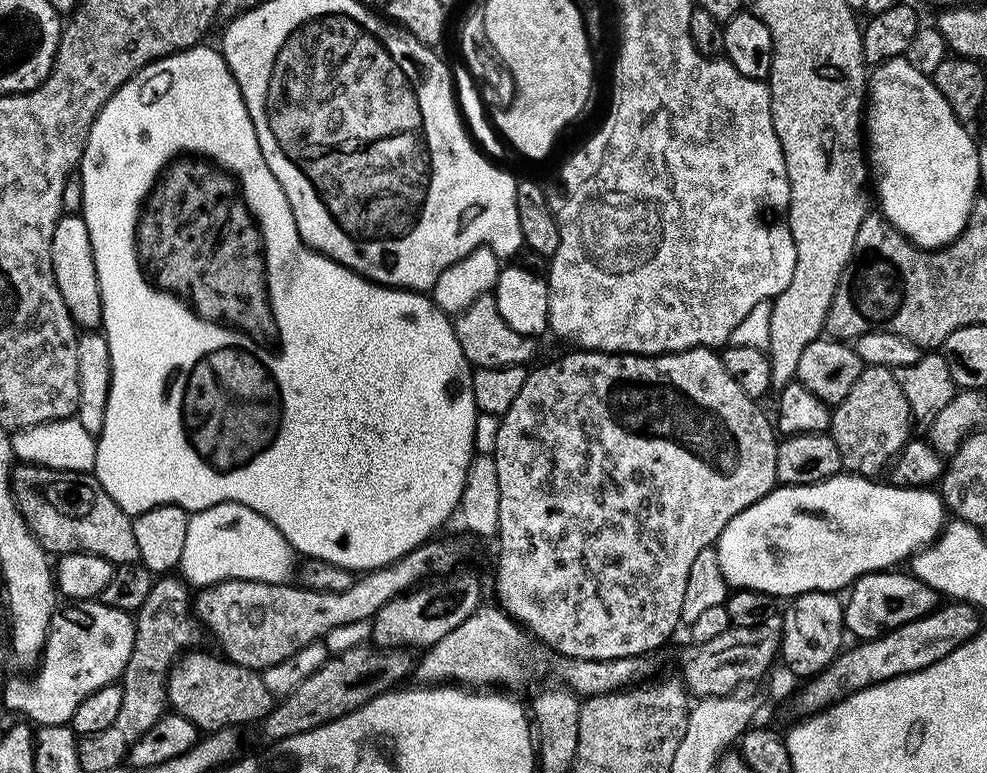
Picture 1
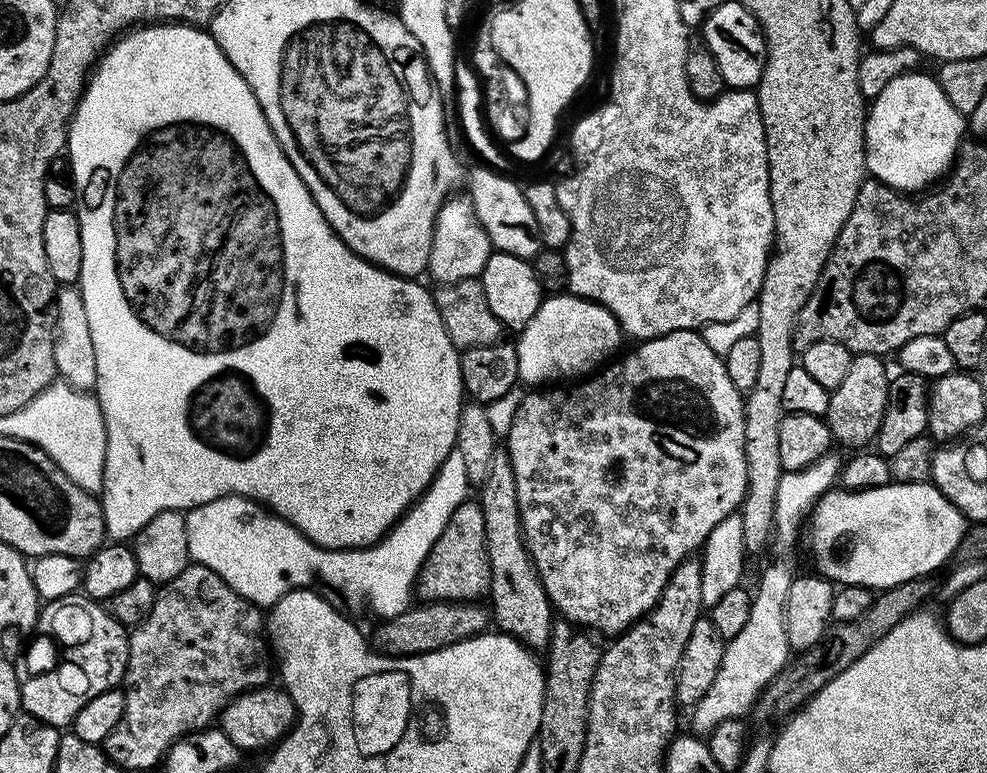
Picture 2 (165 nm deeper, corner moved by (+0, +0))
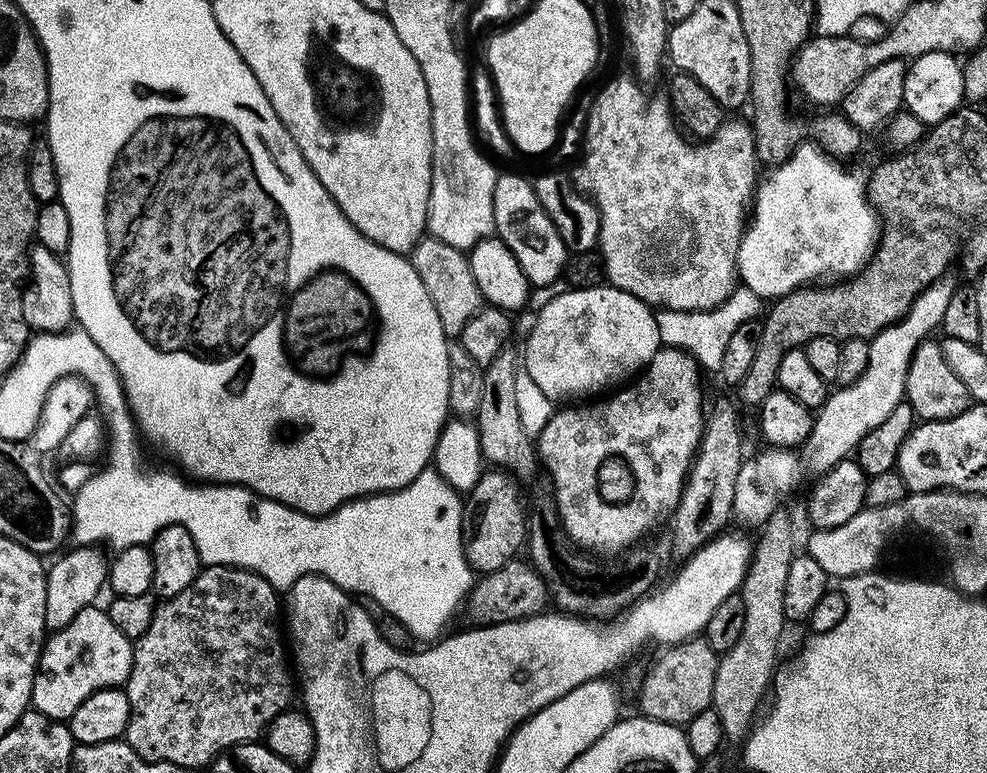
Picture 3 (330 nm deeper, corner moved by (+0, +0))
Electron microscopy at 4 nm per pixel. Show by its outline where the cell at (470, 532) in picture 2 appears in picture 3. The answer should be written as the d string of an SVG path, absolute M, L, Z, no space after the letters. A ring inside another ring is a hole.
M503 470L481 471L478 482L467 493L464 504L464 553L476 574L487 574L506 566L525 547L528 539L526 504L520 501L517 481Z

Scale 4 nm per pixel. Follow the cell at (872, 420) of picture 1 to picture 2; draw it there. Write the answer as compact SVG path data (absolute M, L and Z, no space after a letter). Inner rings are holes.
M853 355L845 381L829 393L830 406L827 407L825 420L831 426L831 434L838 444L862 448L875 439L885 414L885 402L888 397L890 378L888 373L886 374L884 363L885 361L876 355Z

